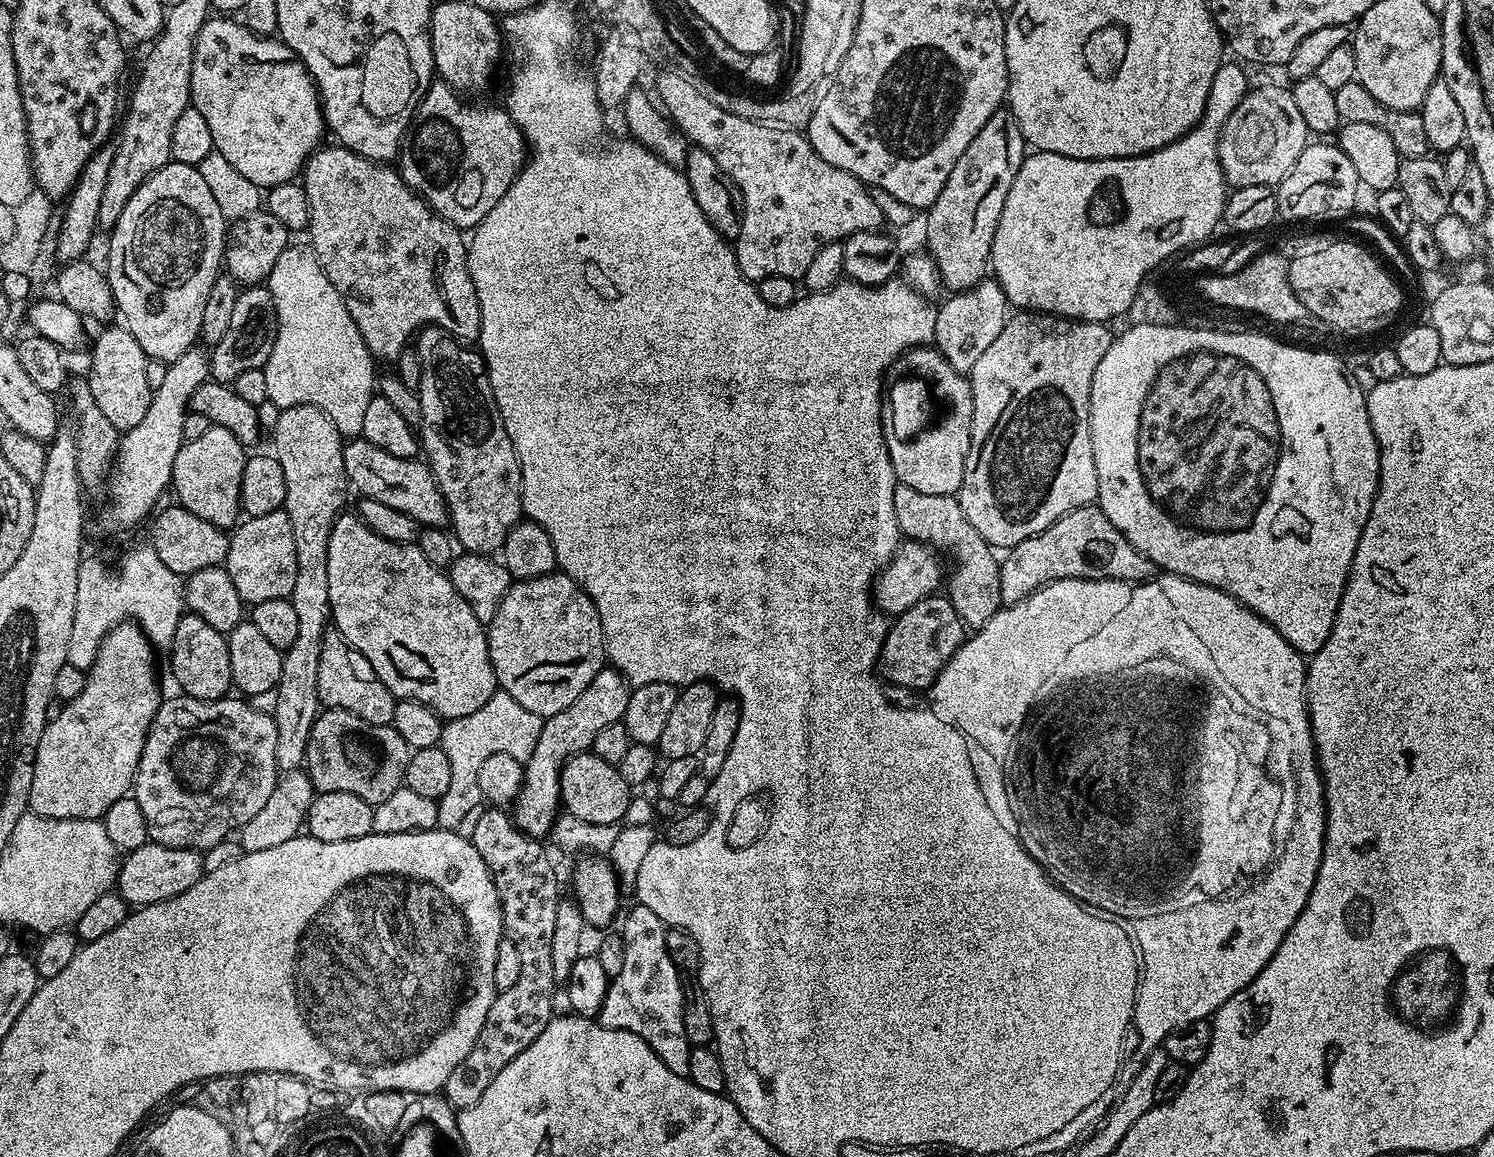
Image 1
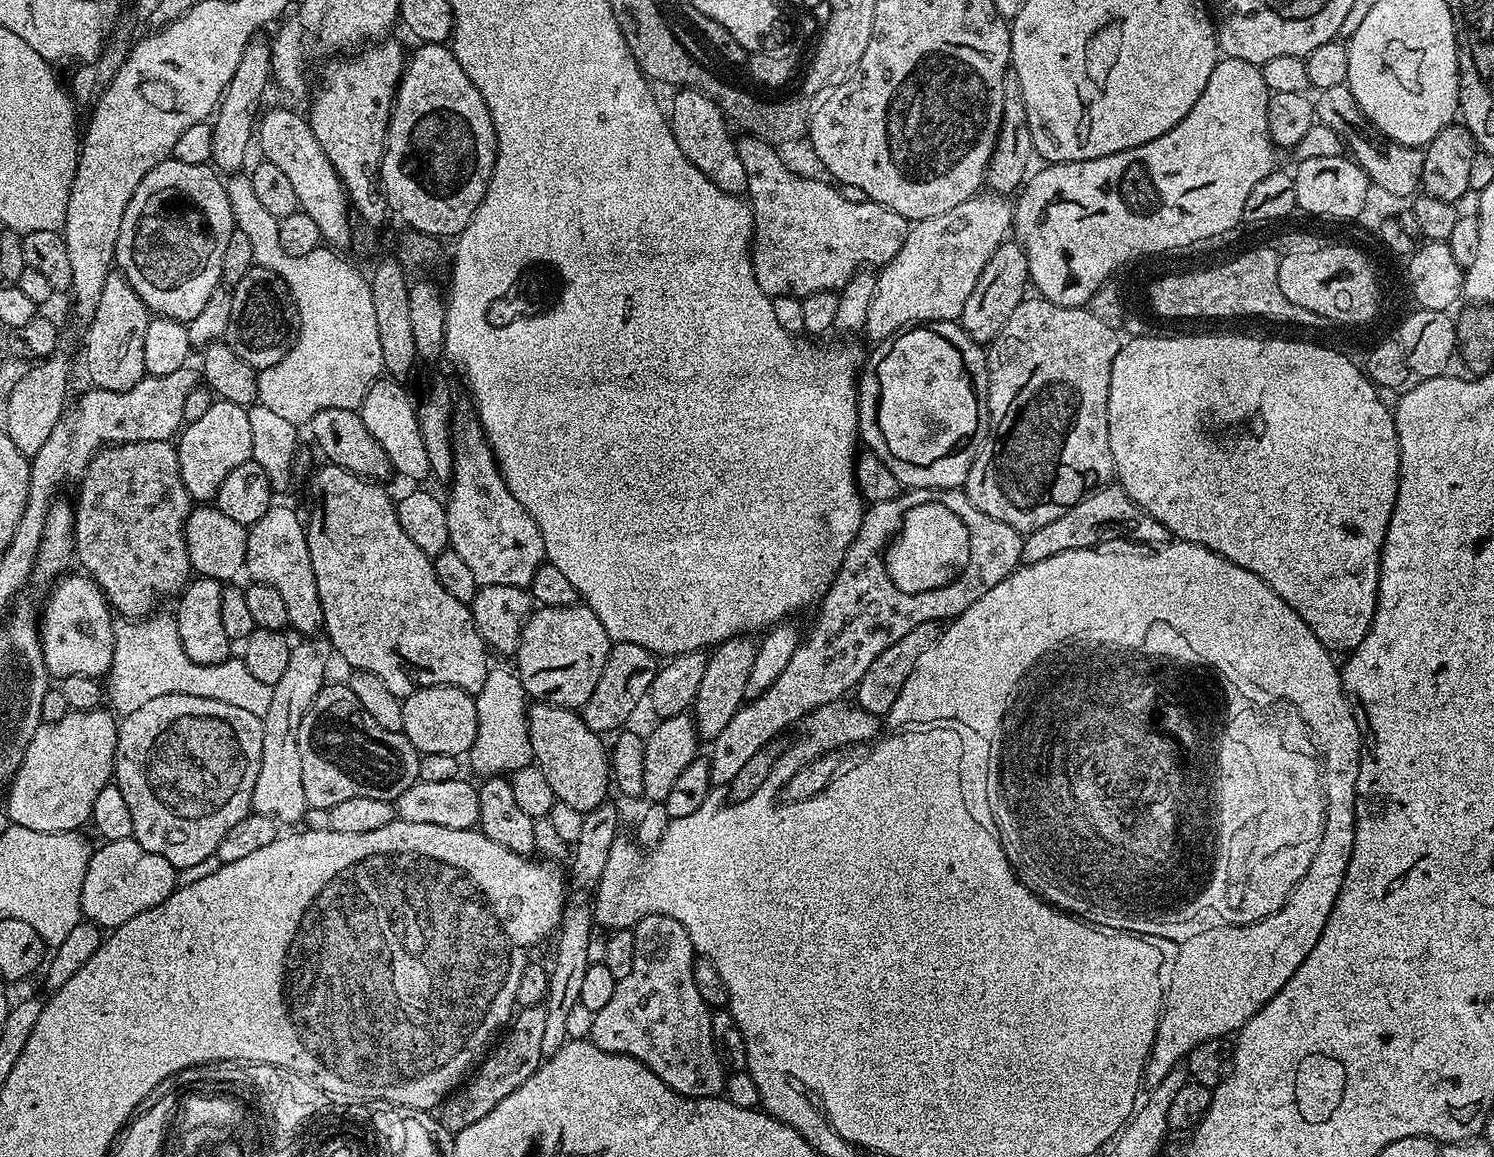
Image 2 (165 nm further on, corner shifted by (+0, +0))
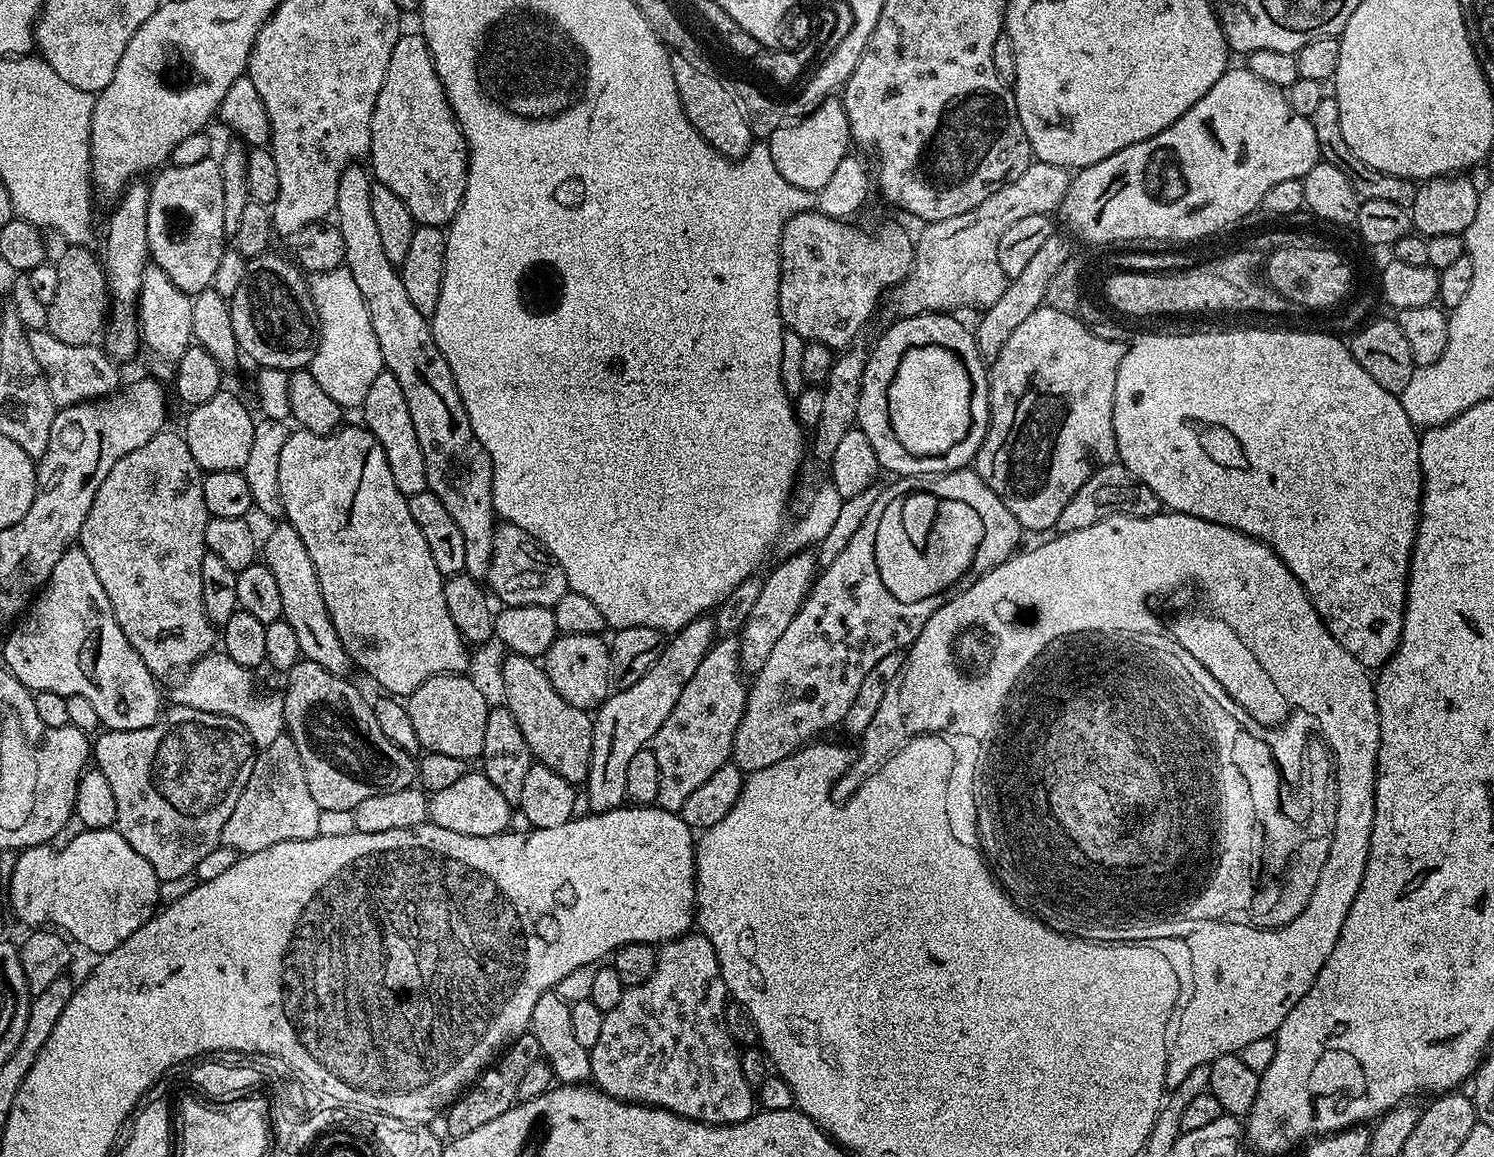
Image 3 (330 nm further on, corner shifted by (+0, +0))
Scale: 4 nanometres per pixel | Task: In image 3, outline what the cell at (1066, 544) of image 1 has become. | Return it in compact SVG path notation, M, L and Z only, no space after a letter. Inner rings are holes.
M1113 462L1101 464L1093 471L1092 475L1082 482L1078 494L1066 502L1062 514L1058 514L1058 522L1055 531L1057 533L1073 532L1074 530L1086 530L1086 526L1094 526L1094 522L1105 520L1107 516L1156 516L1162 510L1158 494L1150 490L1125 464Z

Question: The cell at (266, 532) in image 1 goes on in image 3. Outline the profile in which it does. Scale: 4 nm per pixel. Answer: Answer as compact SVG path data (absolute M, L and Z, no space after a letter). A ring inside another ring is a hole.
M280 522L275 526L277 528L265 540L263 537L262 562L278 581L278 590L282 593L282 619L293 628L294 635L298 637L303 659L318 662L318 666L330 670L330 674L347 677L348 668L353 667L352 659L338 638L338 630L334 630L334 622L330 618L330 610L326 610L322 586L318 586L318 574L314 570L314 562L310 562L306 545L292 524Z

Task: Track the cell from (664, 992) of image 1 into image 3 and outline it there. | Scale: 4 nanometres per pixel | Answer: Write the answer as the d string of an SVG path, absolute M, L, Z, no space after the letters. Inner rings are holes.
M689 931L687 934L679 936L677 940L670 940L667 944L659 945L654 974L650 974L650 978L646 978L646 982L642 982L638 986L625 988L618 1006L614 1006L614 1010L604 1013L598 1042L595 1042L589 1051L590 1066L592 1067L591 1079L594 1081L595 1087L616 1100L627 1100L629 1104L651 1104L653 1108L664 1108L667 1112L673 1112L679 1116L685 1116L688 1120L697 1120L703 1124L737 1124L750 1118L754 1114L754 1107L752 1108L754 1090L742 1074L741 1049L732 1040L730 1032L727 1030L724 1010L729 1003L728 987L724 985L722 970L718 966L718 954L714 954L714 946L700 931Z

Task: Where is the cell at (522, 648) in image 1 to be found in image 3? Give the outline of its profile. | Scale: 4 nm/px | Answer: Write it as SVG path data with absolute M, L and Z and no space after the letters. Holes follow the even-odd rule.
M563 634L557 635L556 641L542 658L542 667L554 690L570 702L585 710L595 710L608 699L612 684L612 654L610 644L603 635Z

